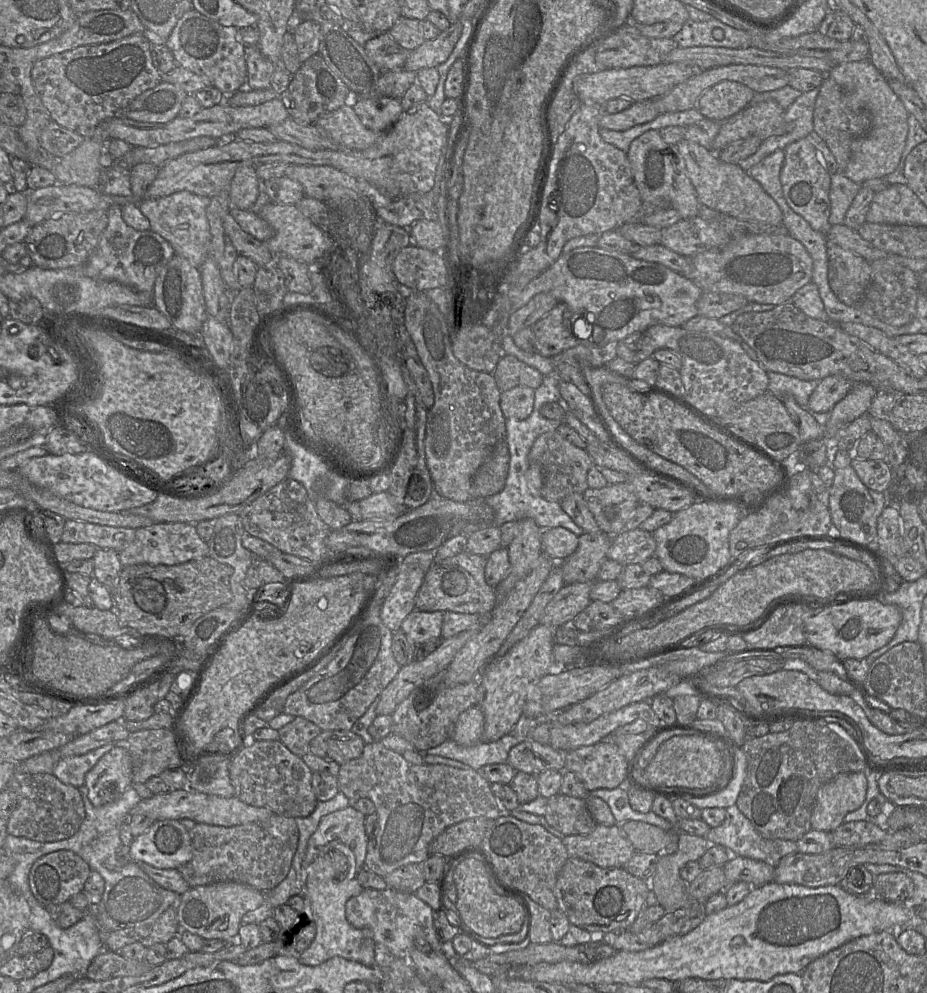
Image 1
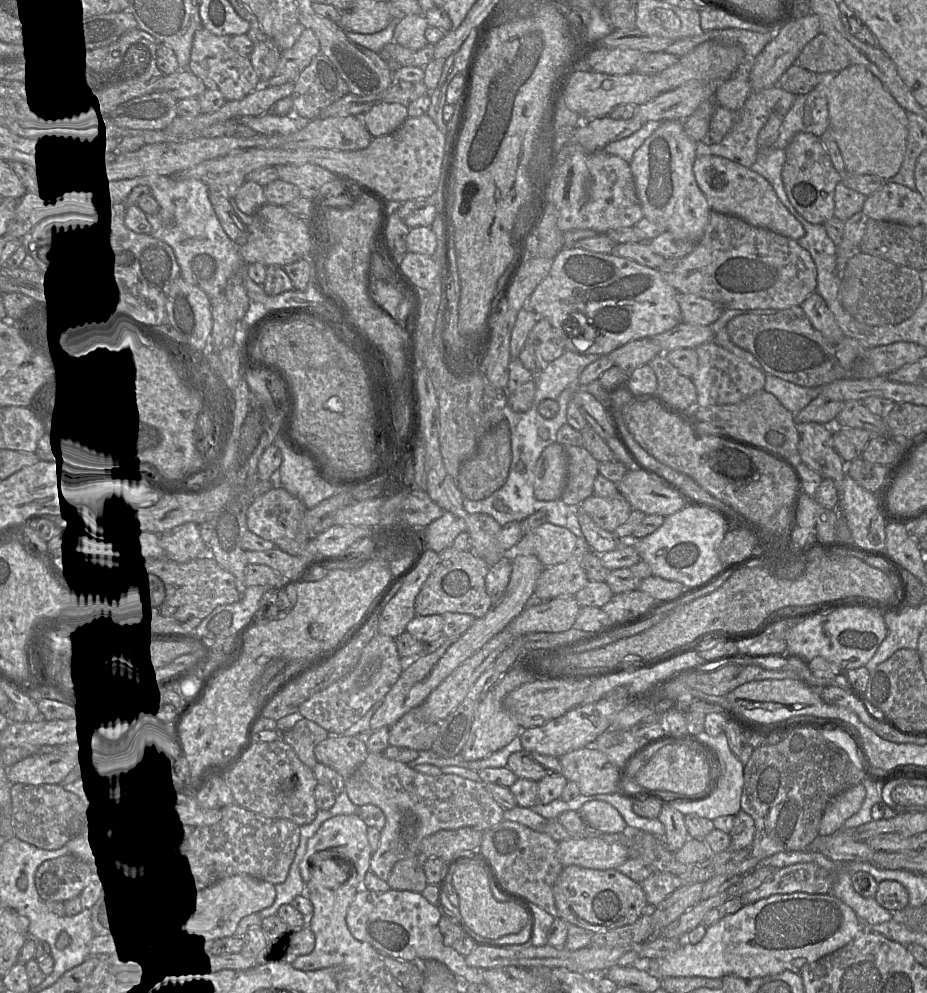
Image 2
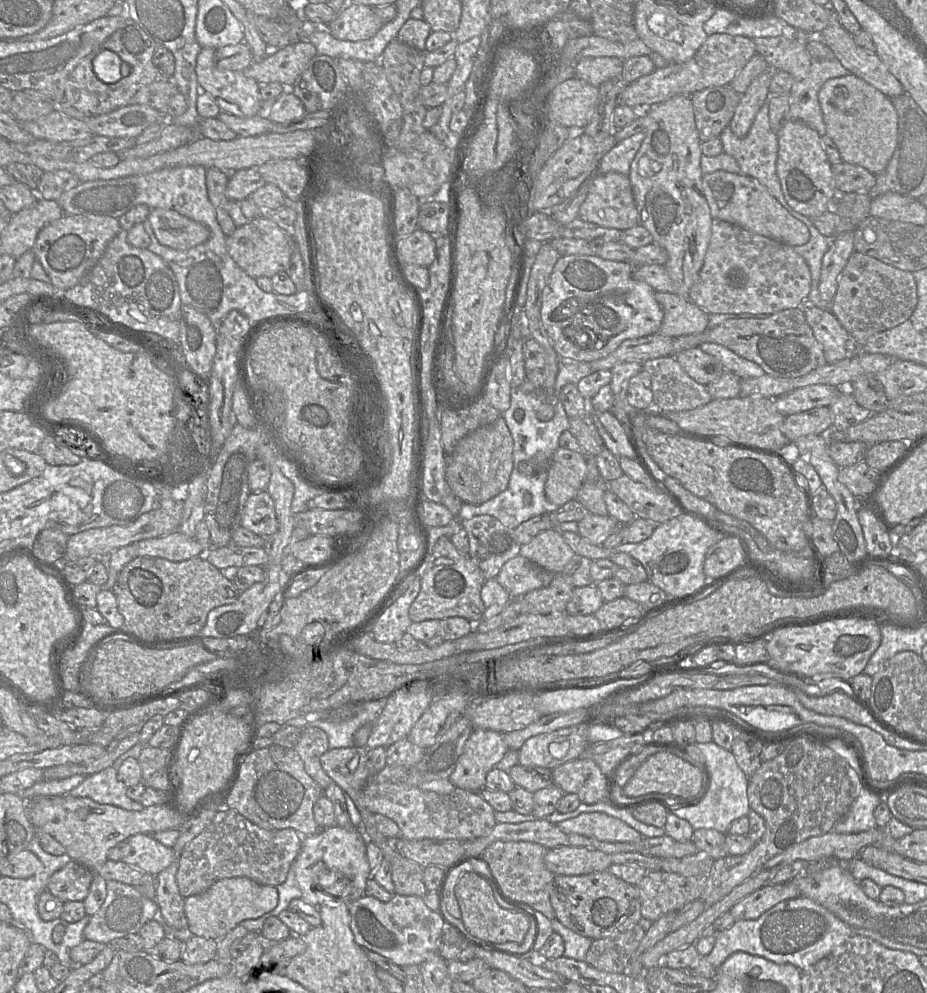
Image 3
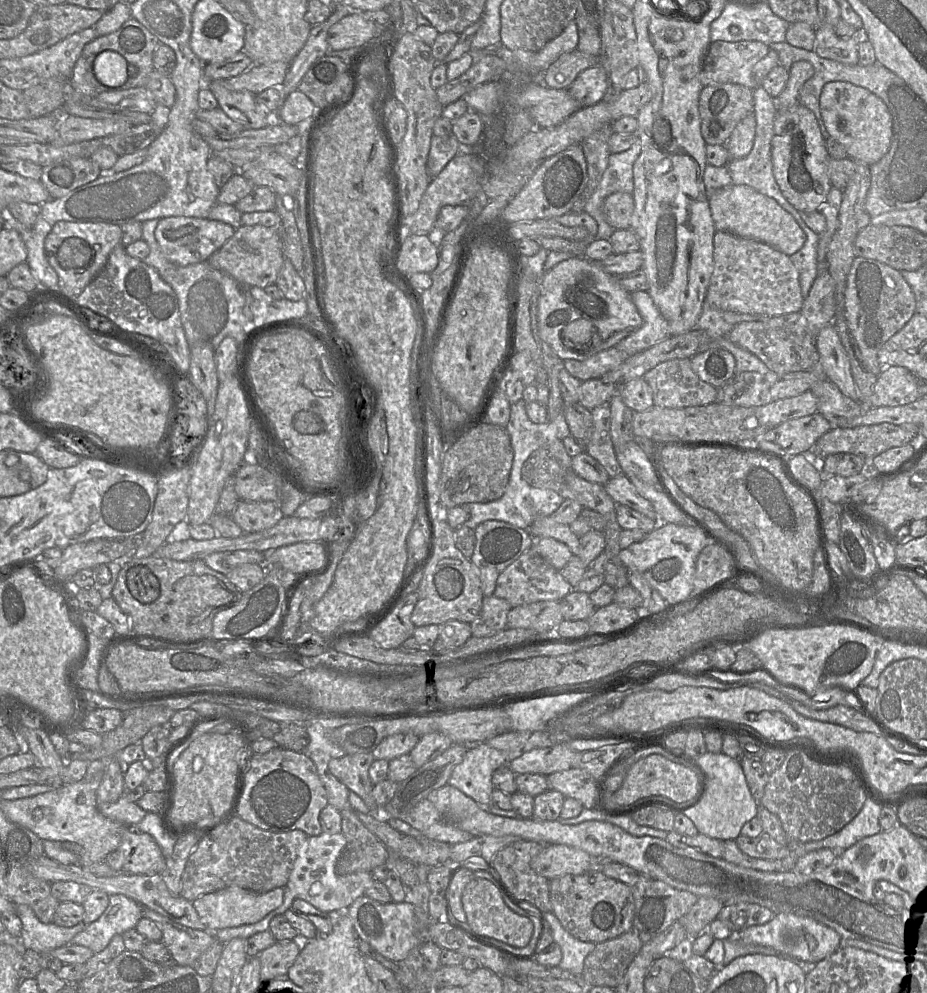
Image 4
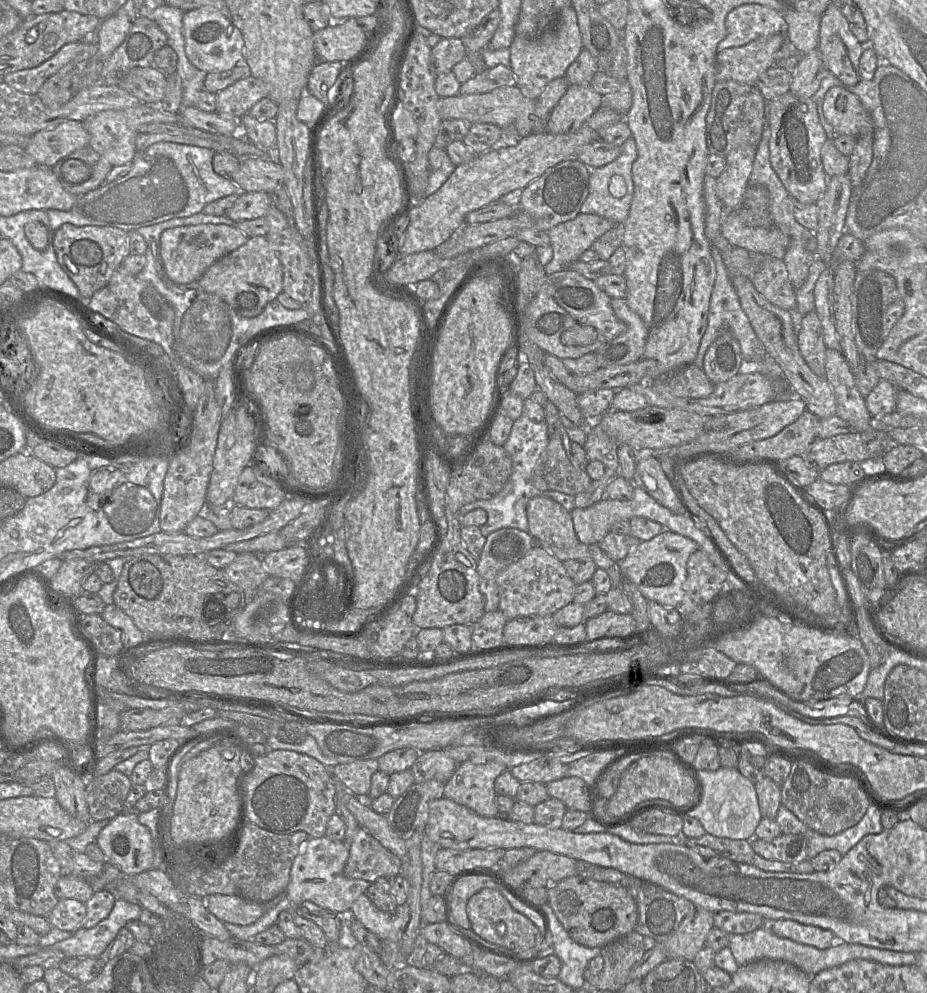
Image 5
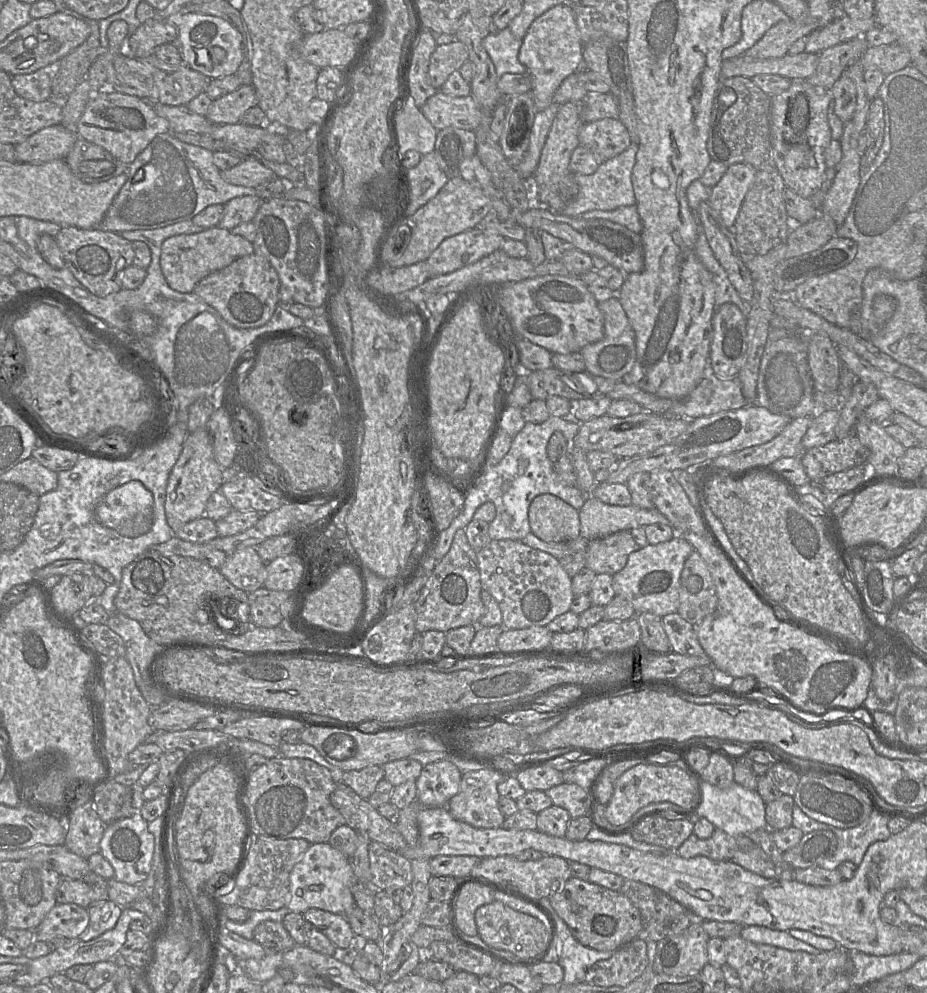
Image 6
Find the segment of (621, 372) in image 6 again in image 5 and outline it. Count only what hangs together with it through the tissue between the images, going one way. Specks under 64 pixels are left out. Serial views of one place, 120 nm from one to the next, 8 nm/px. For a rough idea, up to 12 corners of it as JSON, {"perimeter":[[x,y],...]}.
{"perimeter":[[611,298],[626,331],[595,351],[600,368],[642,358],[643,320],[625,298]]}

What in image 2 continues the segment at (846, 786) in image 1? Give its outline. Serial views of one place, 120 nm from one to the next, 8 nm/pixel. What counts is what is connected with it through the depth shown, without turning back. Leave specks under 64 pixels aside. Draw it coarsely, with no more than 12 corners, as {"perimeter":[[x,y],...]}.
{"perimeter":[[860,783],[834,797],[823,812],[819,835],[831,835],[861,809]]}

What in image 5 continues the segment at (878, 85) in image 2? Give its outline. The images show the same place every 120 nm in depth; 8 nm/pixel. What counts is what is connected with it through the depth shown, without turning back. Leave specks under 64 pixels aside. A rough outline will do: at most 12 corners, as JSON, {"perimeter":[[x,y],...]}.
{"perimeter":[[831,87],[823,112],[838,135],[874,135],[874,122],[859,98]]}

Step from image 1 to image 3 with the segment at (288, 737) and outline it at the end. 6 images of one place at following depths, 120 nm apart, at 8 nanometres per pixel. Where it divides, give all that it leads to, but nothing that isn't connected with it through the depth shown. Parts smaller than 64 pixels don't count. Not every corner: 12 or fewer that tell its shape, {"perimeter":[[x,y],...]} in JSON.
{"perimeter":[[302,728],[295,751],[322,790],[333,782],[320,763],[329,749],[324,731]]}

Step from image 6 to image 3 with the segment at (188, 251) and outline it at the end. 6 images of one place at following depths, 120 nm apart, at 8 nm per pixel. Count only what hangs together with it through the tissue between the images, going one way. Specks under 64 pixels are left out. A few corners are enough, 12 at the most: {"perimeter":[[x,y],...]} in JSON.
{"perimeter":[[151,209],[161,245],[188,250],[210,230],[174,210]]}

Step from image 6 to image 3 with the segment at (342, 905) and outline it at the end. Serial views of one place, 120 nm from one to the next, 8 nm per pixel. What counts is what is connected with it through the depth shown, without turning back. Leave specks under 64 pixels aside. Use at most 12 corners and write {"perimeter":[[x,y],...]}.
{"perimeter":[[333,825],[307,836],[295,860],[301,899],[320,907],[346,878],[365,895],[366,837]]}

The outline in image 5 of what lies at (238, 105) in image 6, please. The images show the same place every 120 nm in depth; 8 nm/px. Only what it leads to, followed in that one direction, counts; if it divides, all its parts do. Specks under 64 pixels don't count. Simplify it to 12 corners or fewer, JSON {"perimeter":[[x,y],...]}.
{"perimeter":[[248,75],[216,94],[216,112],[239,120],[268,94]]}

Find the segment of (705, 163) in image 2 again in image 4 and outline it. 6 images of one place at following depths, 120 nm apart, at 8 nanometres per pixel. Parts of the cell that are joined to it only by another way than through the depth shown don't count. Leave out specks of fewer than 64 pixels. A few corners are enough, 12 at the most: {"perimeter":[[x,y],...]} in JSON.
{"perimeter":[[748,185],[716,189],[716,231],[788,256],[806,235],[774,199]]}

